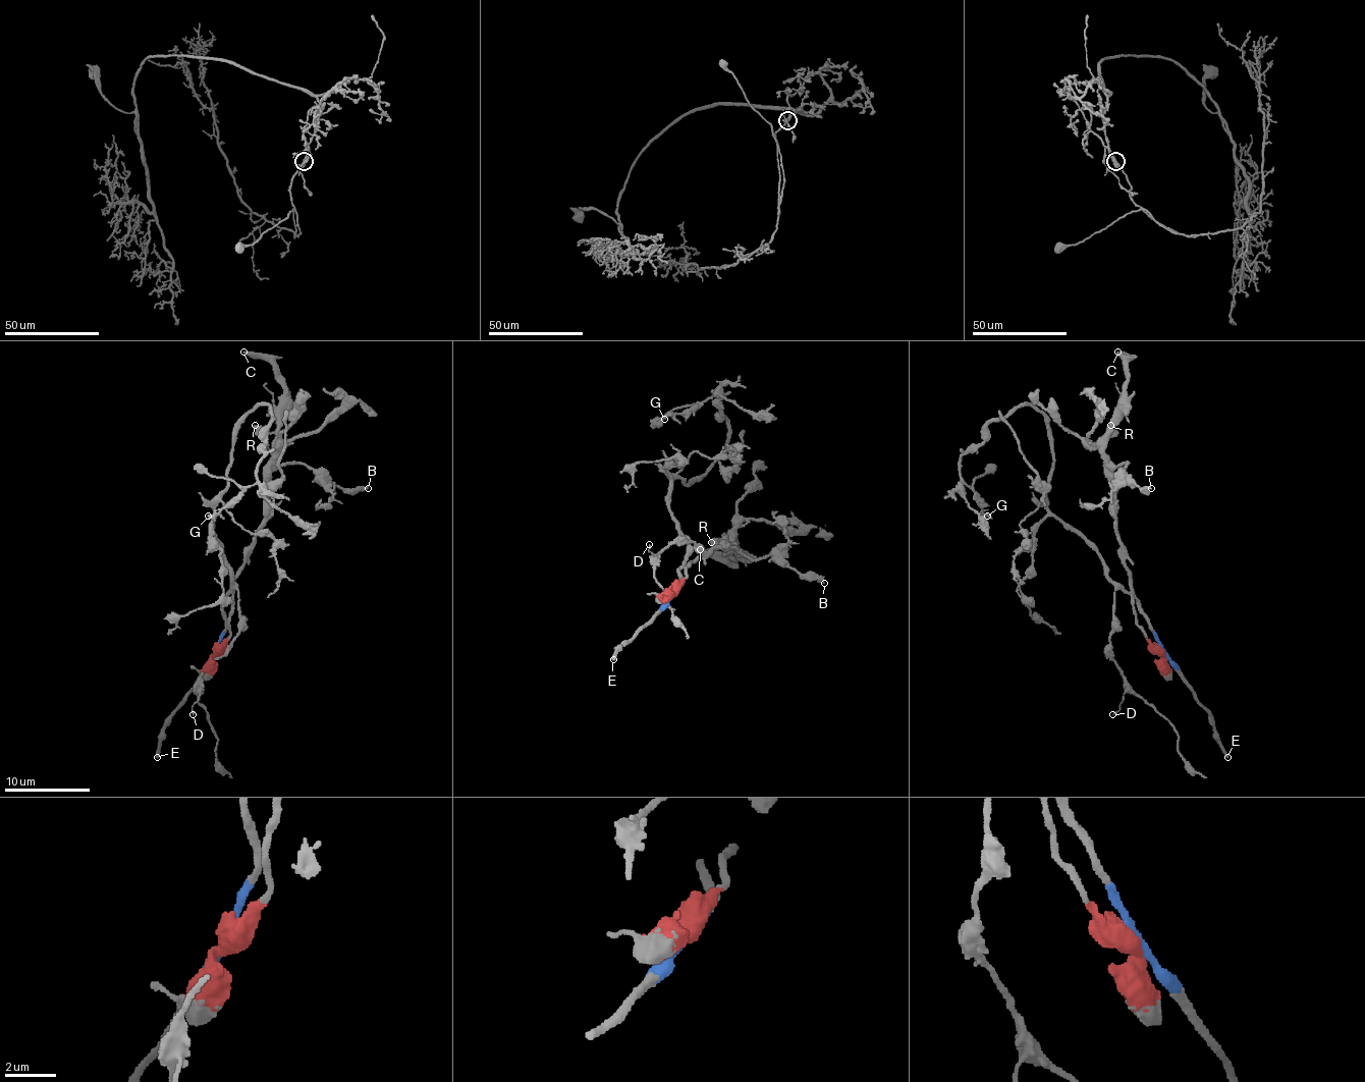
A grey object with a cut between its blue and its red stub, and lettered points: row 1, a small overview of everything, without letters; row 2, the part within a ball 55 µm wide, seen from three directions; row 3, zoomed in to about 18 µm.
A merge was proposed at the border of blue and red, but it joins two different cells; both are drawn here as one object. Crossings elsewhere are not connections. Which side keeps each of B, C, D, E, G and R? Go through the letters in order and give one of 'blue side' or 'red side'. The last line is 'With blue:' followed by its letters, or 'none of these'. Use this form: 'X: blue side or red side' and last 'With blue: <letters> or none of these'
B: red side
C: red side
D: blue side
E: blue side
G: blue side
R: red side
With blue: D, E, G

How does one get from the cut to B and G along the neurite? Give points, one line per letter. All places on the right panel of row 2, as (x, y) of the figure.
B: (1164, 651), (1137, 624), (1133, 579), (1115, 517), (1113, 472), (1128, 464), (1124, 472), (1141, 489), (1151, 489)
G: (1164, 651), (1139, 602), (1049, 510), (1041, 412), (993, 419), (960, 458), (987, 517)

